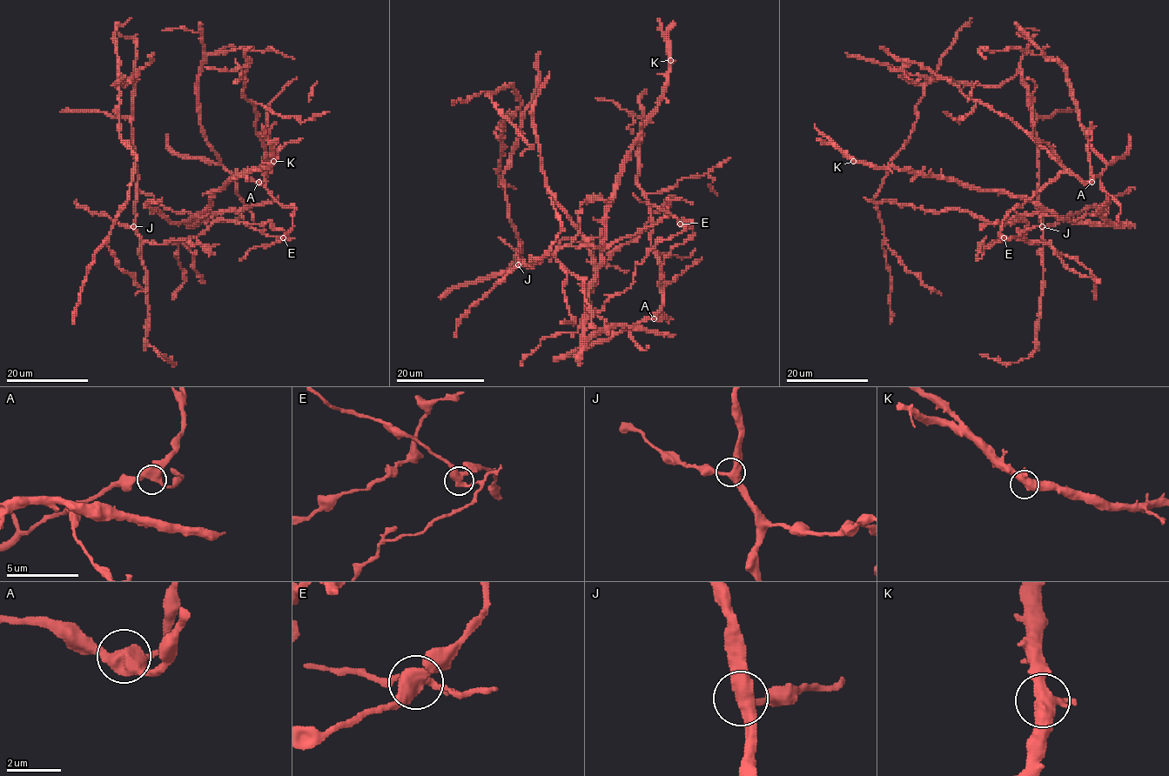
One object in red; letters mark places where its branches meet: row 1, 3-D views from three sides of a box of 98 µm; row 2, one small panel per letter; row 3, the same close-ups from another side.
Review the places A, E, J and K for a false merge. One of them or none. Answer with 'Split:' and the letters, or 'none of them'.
Split: E

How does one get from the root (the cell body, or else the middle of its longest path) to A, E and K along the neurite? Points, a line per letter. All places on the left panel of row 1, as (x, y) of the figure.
A: (198, 214), (242, 215), (287, 238), (295, 208), (268, 193), (265, 172), (258, 182)
E: (198, 214), (204, 212), (195, 221), (200, 213), (222, 223), (242, 215), (248, 226), (283, 237)
K: (198, 214), (211, 205), (213, 193), (228, 181), (266, 167), (273, 161)

